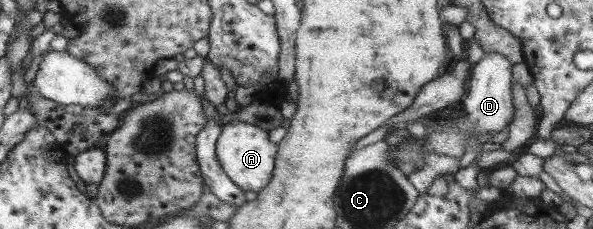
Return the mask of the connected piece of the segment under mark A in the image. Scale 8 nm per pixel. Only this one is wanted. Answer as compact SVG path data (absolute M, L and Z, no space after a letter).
M233 121L222 125L217 143L217 158L227 177L245 191L257 194L270 183L274 173L275 145L267 139L267 133L255 125Z

